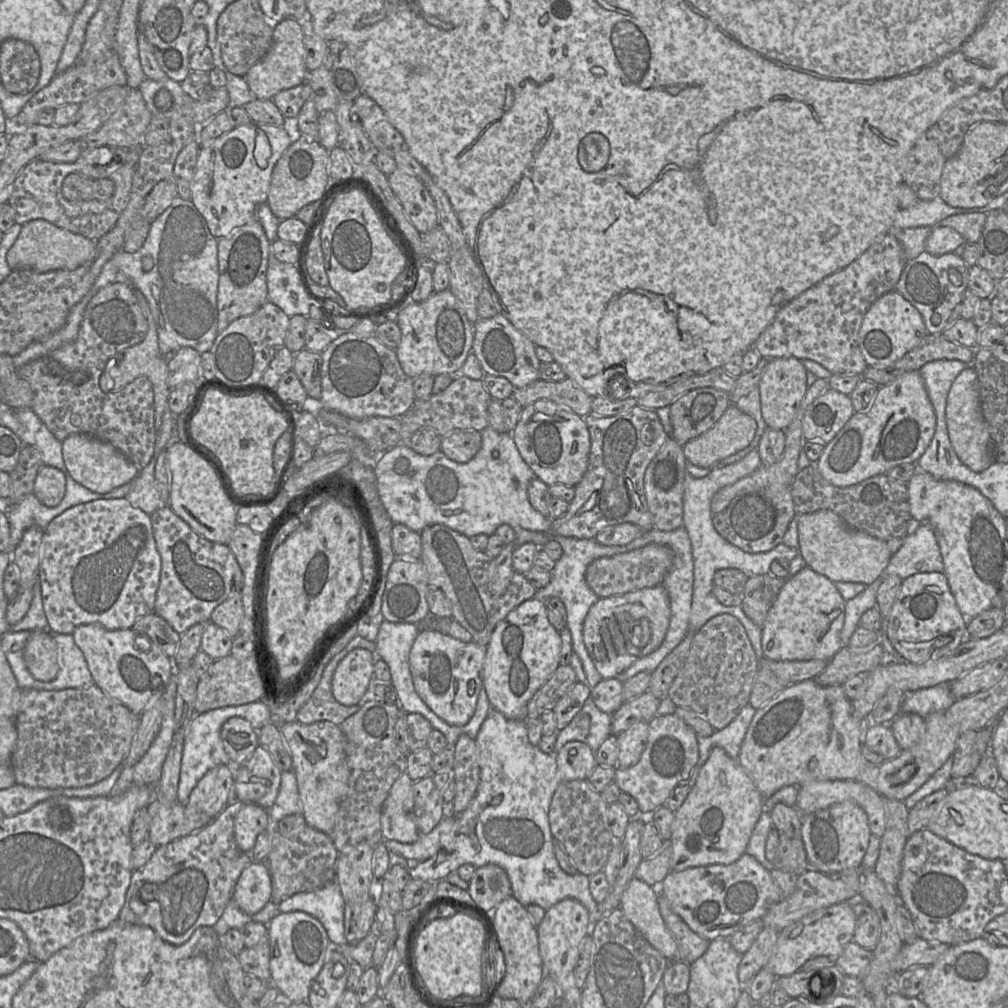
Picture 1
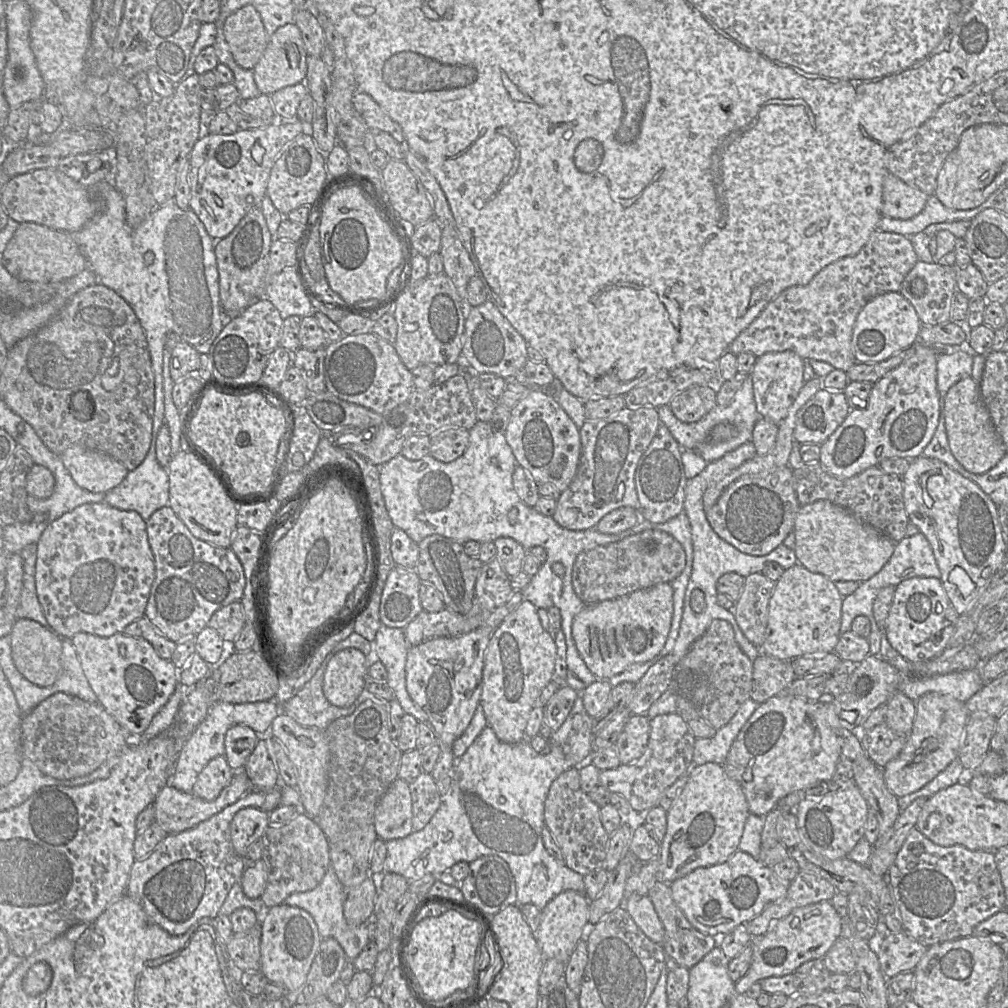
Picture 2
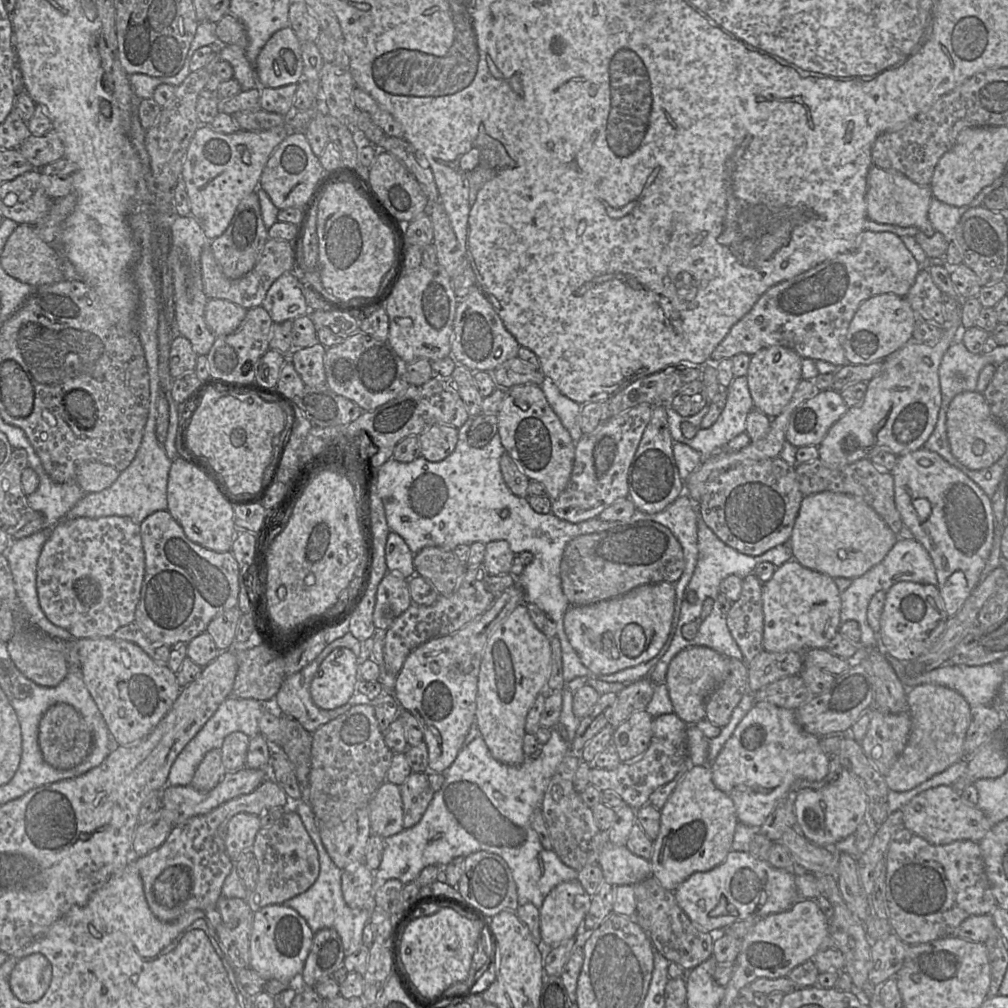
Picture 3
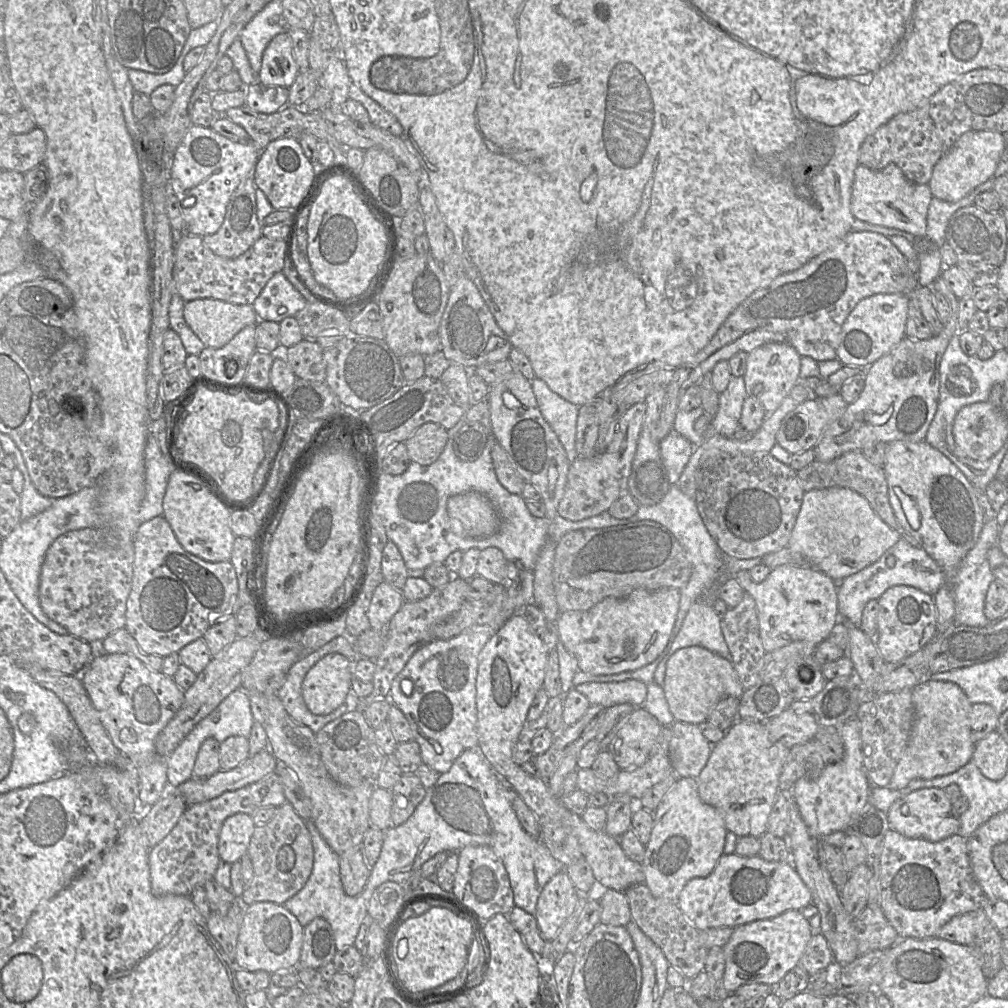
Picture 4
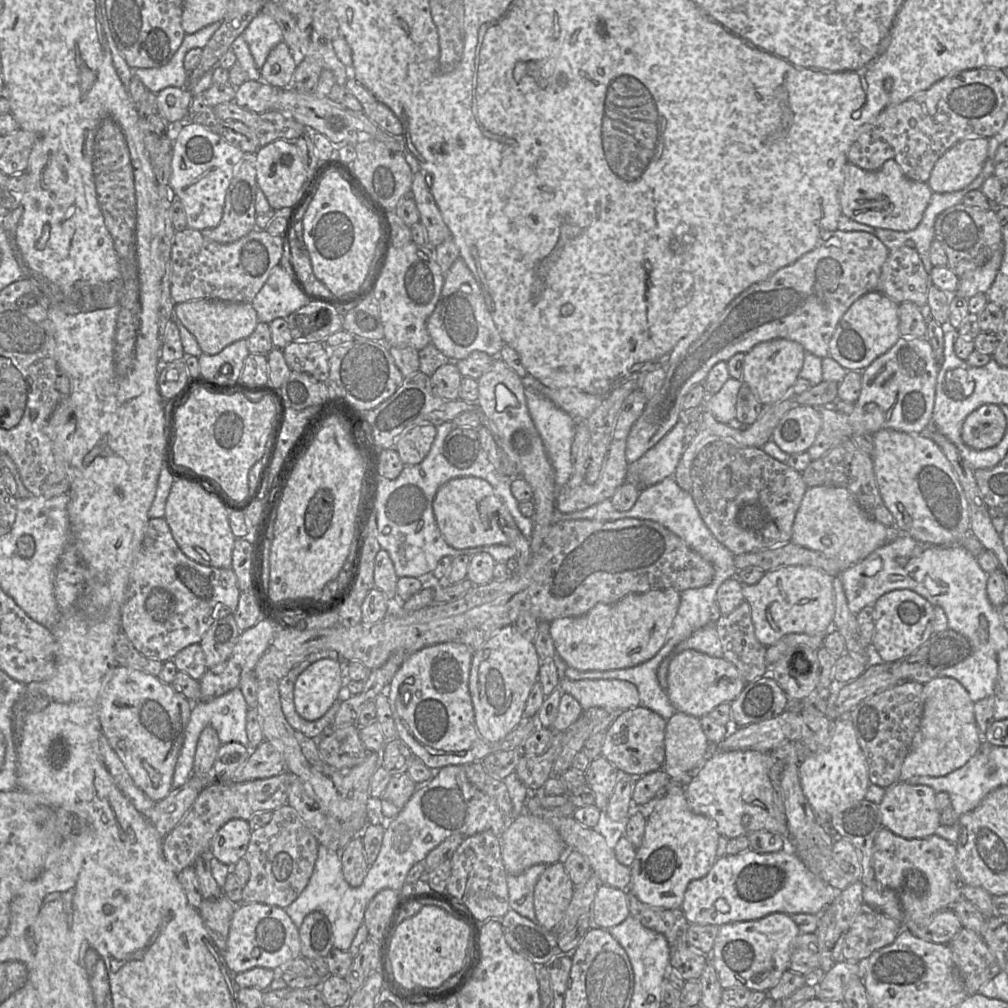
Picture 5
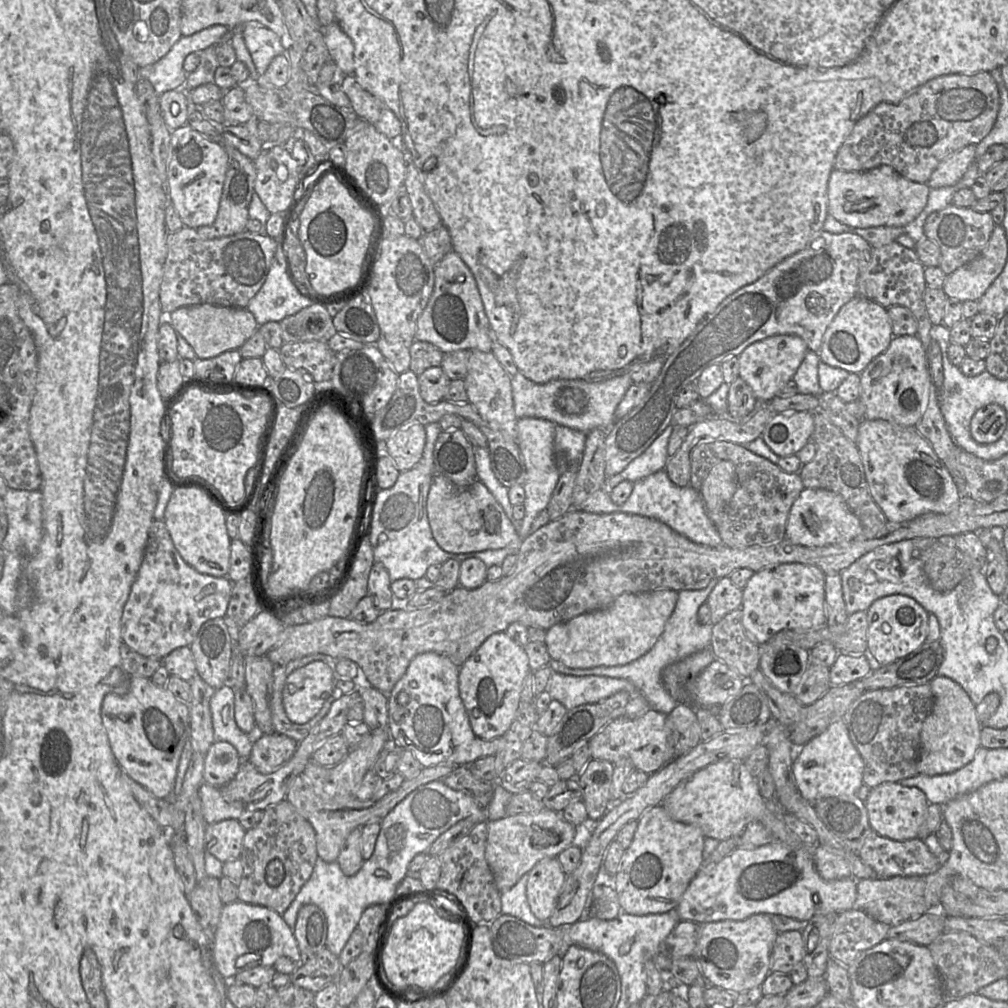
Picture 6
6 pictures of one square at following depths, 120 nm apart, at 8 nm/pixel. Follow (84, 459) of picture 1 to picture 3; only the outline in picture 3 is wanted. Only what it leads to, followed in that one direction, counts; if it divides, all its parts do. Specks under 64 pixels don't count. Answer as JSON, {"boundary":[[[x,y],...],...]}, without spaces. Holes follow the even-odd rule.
{"boundary":[[[90,461],[78,465],[75,480],[85,493],[93,493],[108,488],[119,475],[120,472],[112,466]]]}

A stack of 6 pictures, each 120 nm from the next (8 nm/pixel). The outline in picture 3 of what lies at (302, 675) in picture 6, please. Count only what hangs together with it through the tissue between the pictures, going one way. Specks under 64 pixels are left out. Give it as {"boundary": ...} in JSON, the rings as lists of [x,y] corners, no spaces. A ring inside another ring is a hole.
{"boundary":[[[348,648],[334,649],[321,663],[310,692],[313,702],[325,710],[347,704],[357,691],[357,657]]]}

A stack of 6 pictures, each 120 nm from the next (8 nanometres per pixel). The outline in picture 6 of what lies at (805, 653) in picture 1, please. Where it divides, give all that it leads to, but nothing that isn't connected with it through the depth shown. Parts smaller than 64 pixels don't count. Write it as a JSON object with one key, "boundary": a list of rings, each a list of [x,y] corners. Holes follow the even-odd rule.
{"boundary":[[[783,563],[755,572],[742,589],[742,623],[750,639],[757,645],[764,645],[782,630],[810,630],[826,626],[825,576],[820,568],[802,563]]]}

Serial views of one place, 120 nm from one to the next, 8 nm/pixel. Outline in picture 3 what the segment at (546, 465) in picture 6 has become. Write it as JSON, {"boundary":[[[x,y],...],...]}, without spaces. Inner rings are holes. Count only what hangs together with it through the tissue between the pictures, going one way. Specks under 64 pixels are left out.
{"boundary":[[[545,377],[540,385],[549,405],[569,432],[575,445],[583,435],[581,430],[581,408],[577,402],[563,395],[554,382]]]}

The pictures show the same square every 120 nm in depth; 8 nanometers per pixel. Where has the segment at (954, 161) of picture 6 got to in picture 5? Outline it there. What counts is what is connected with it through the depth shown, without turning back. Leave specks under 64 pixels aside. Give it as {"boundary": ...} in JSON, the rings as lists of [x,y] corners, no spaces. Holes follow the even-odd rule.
{"boundary":[[[989,138],[964,139],[949,148],[935,163],[927,181],[935,193],[951,193],[967,187],[988,158]]]}

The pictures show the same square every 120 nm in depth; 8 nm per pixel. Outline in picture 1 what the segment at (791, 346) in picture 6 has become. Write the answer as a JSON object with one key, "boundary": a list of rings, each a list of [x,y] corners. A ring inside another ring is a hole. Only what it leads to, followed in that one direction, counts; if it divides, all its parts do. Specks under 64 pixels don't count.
{"boundary":[[[795,357],[768,359],[758,384],[762,417],[769,428],[784,430],[794,419],[808,389],[807,370]]]}

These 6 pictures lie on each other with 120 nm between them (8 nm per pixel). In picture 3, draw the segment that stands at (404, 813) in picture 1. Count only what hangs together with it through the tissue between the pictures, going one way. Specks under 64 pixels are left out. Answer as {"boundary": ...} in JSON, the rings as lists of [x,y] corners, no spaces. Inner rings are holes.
{"boundary":[[[385,781],[369,804],[372,834],[383,838],[401,832],[403,827],[403,803],[398,785]]]}

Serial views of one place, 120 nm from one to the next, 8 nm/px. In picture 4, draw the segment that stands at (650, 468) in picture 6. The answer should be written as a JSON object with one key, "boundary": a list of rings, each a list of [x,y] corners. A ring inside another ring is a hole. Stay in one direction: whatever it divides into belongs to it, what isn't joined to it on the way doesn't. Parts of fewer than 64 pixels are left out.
{"boundary":[[[672,431],[660,442],[660,454],[668,473],[669,483],[677,484],[695,446],[685,437]]]}

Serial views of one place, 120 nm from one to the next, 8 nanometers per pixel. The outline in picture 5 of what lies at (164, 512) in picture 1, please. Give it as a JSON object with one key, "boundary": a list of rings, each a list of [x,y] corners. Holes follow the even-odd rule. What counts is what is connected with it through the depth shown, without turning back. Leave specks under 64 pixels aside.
{"boundary":[[[151,518],[131,570],[121,631],[140,654],[166,662],[185,647],[199,643],[215,620],[233,615],[239,596],[232,568],[215,568],[191,560],[174,540],[165,518]]]}

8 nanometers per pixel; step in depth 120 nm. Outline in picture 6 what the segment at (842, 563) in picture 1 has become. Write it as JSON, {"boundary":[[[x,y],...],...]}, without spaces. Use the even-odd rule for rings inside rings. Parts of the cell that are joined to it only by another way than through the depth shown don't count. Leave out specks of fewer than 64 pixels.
{"boundary":[[[804,488],[790,509],[785,537],[796,545],[822,547],[850,541],[863,529],[842,496],[827,489]]]}

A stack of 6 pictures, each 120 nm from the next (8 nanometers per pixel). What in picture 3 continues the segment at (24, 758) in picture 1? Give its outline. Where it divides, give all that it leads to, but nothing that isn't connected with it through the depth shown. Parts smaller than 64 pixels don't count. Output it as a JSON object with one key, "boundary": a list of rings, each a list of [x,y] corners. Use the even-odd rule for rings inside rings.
{"boundary":[[[57,703],[43,714],[39,723],[39,746],[44,760],[59,770],[81,763],[92,748],[92,734],[79,712],[69,704]]]}

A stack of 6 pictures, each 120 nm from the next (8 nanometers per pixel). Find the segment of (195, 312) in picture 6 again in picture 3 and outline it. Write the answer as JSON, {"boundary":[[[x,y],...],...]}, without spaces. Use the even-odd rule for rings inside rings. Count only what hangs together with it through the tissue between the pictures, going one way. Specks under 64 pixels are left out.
{"boundary":[[[209,298],[205,320],[216,337],[233,333],[243,322],[247,309],[225,299]]]}

